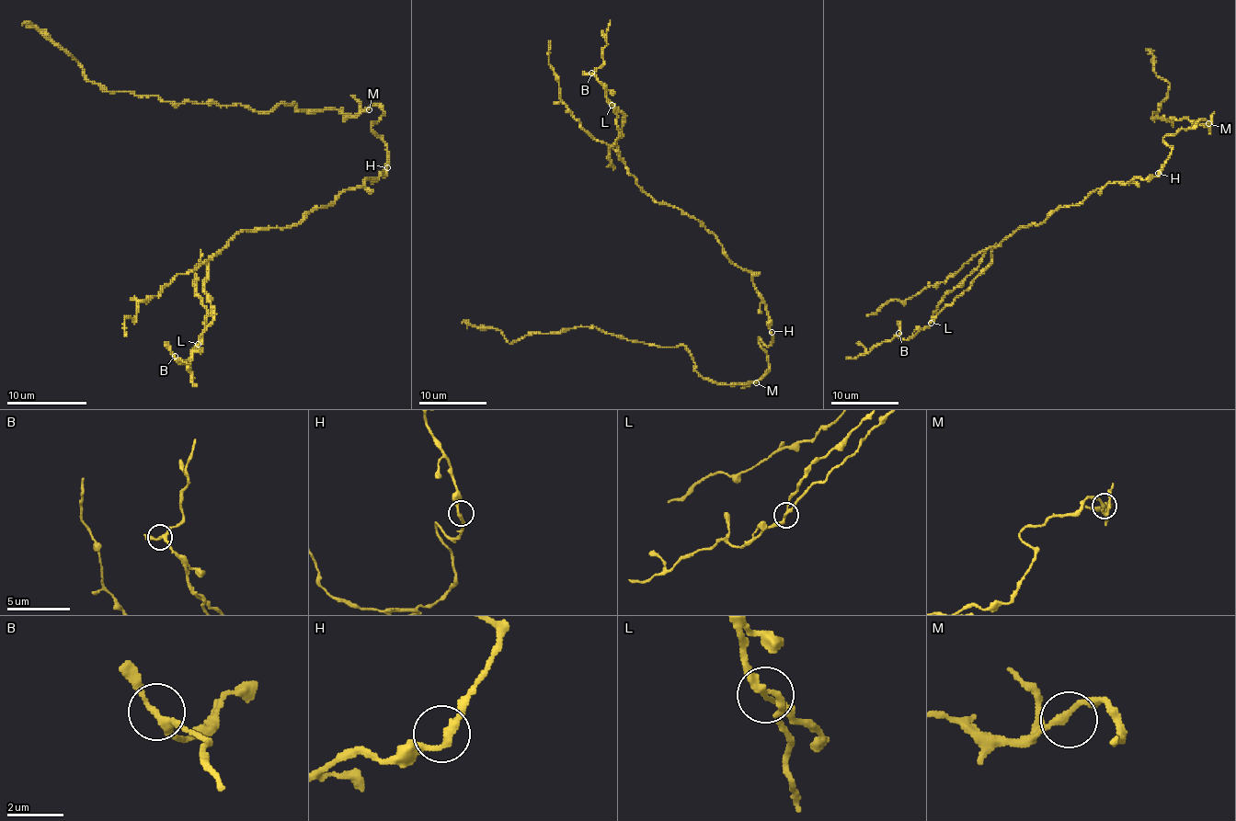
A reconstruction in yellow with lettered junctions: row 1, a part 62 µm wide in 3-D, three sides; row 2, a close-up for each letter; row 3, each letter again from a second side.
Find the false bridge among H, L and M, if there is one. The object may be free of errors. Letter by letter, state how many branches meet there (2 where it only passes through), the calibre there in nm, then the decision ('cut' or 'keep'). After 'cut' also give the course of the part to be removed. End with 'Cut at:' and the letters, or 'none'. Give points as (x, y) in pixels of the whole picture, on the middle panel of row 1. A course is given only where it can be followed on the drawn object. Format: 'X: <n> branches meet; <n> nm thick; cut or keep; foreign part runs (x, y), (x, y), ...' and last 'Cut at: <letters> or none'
H: 2 branches meet; 240 nm thick; keep
L: 3 branches meet; 190 nm thick; cut; foreign part runs (612, 106), (617, 116), (618, 138), (610, 148), (608, 165), (612, 165), (613, 170)
M: 2 branches meet; 190 nm thick; keep
Cut at: L

